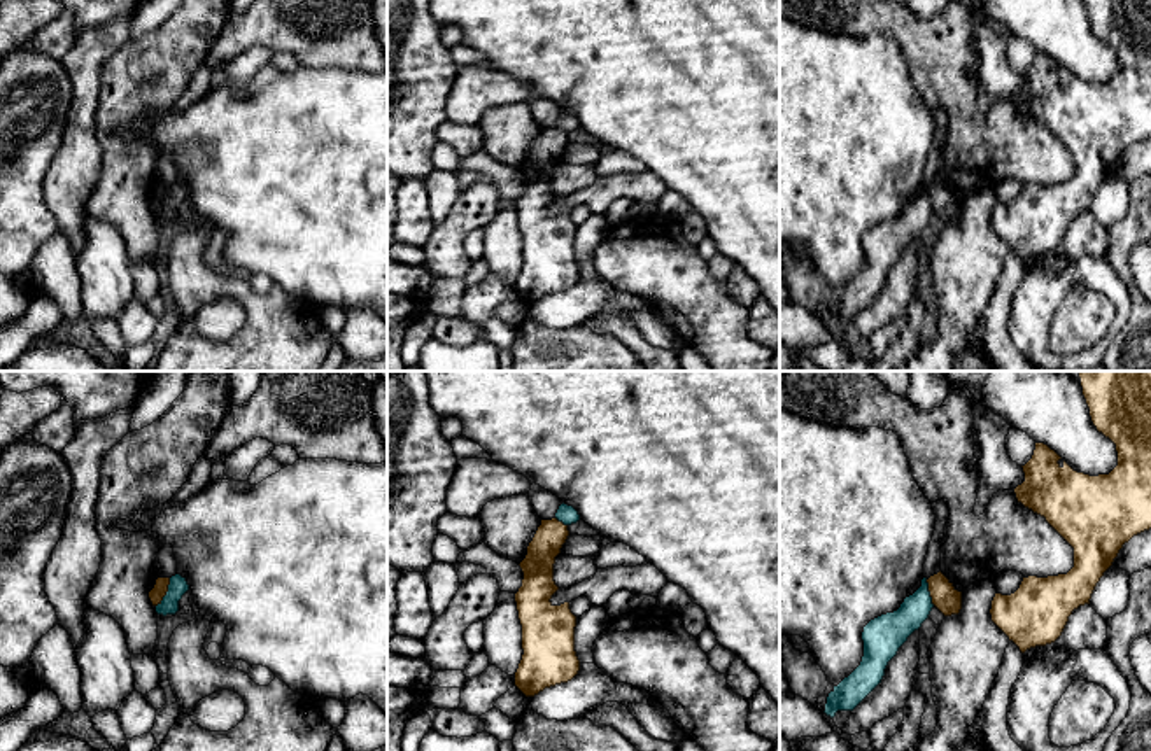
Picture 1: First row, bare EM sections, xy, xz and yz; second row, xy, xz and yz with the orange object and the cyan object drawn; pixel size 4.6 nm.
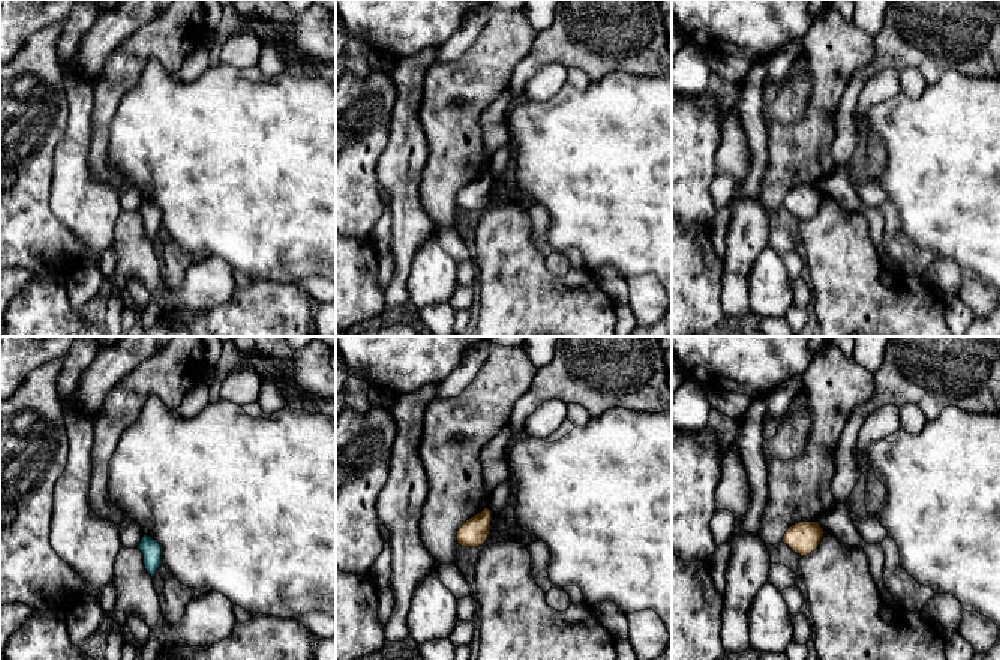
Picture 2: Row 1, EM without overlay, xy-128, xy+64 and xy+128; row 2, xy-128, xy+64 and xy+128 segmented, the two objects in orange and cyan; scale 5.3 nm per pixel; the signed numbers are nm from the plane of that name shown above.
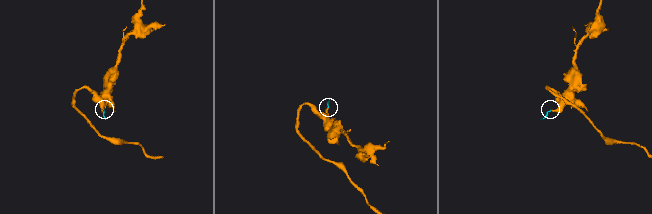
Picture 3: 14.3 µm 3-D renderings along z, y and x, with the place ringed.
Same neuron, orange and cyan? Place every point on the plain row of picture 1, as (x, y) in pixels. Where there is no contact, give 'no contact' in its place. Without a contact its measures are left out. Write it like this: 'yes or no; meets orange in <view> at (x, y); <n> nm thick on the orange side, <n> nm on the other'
no; meets orange in xy at (167, 198); 70 nm thick on the orange side, 90 nm on the other

